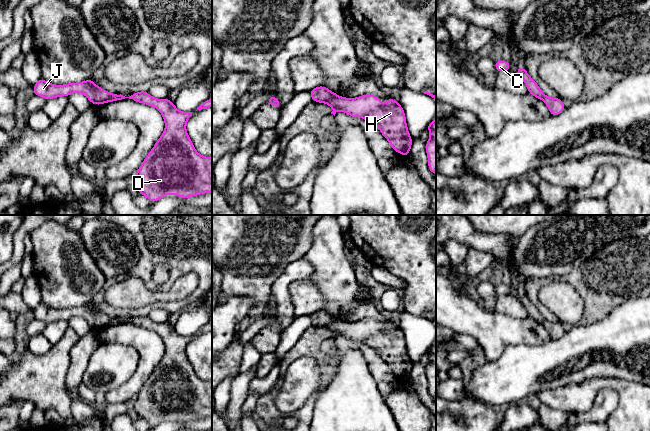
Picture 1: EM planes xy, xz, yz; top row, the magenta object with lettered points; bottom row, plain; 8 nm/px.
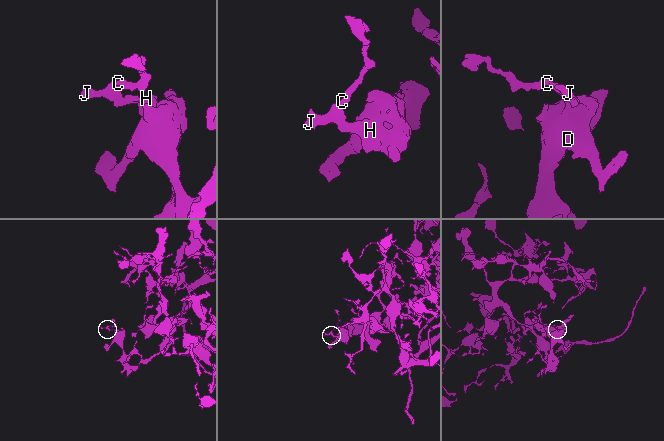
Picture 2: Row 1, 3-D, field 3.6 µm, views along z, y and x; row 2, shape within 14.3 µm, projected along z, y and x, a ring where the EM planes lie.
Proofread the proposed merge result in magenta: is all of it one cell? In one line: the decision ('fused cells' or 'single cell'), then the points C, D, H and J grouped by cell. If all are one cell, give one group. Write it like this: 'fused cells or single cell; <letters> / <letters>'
fused cells; C J / D H

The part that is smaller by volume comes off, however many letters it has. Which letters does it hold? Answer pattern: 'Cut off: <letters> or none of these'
Cut off: C, J

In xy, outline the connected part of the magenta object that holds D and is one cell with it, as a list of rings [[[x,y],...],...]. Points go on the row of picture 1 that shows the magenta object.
[[[147,91],[136,92],[129,97],[114,94],[105,103],[125,98],[157,108],[165,121],[163,134],[135,173],[134,182],[138,193],[145,195],[150,202],[156,202],[169,194],[189,198],[203,193],[212,193],[212,157],[200,155],[186,131],[186,123],[193,112],[179,111],[167,97],[156,99]]]

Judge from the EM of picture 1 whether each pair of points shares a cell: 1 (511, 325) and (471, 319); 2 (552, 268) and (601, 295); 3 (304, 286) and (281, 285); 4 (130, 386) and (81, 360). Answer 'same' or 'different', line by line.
1: same
2: different
3: different
4: different

